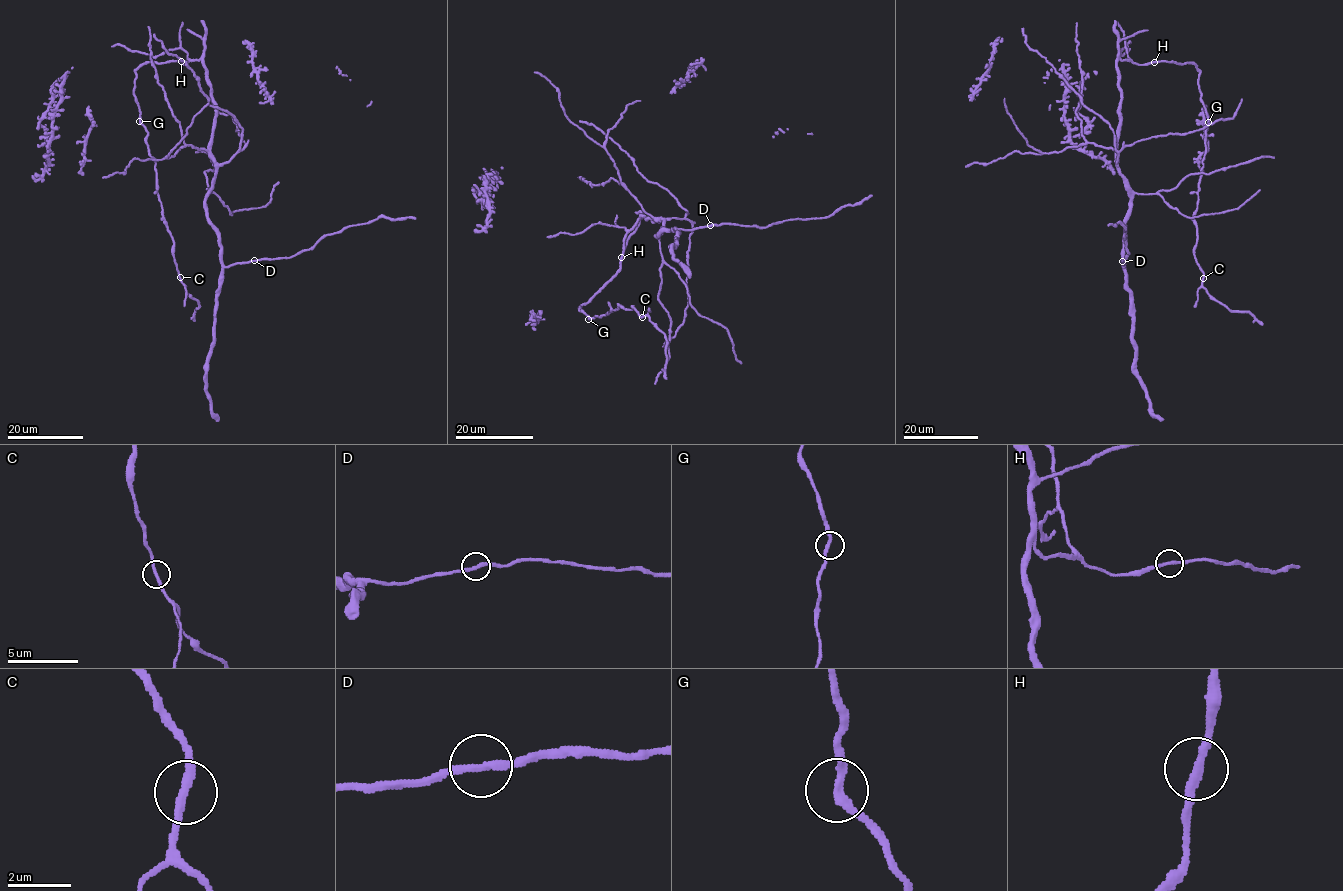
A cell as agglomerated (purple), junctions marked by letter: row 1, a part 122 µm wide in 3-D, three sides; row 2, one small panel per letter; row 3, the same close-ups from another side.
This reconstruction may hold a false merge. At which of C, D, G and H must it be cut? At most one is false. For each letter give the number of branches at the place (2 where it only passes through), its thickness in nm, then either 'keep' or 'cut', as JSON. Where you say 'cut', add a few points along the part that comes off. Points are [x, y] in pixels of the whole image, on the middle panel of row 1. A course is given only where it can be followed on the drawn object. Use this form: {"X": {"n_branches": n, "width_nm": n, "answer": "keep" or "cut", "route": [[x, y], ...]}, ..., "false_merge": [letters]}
{"C": {"n_branches": 2, "width_nm": 240, "answer": "keep"}, "D": {"n_branches": 2, "width_nm": 240, "answer": "keep"}, "G": {"n_branches": 2, "width_nm": 240, "answer": "keep"}, "H": {"n_branches": 2, "width_nm": 240, "answer": "keep"}, "false_merge": []}

